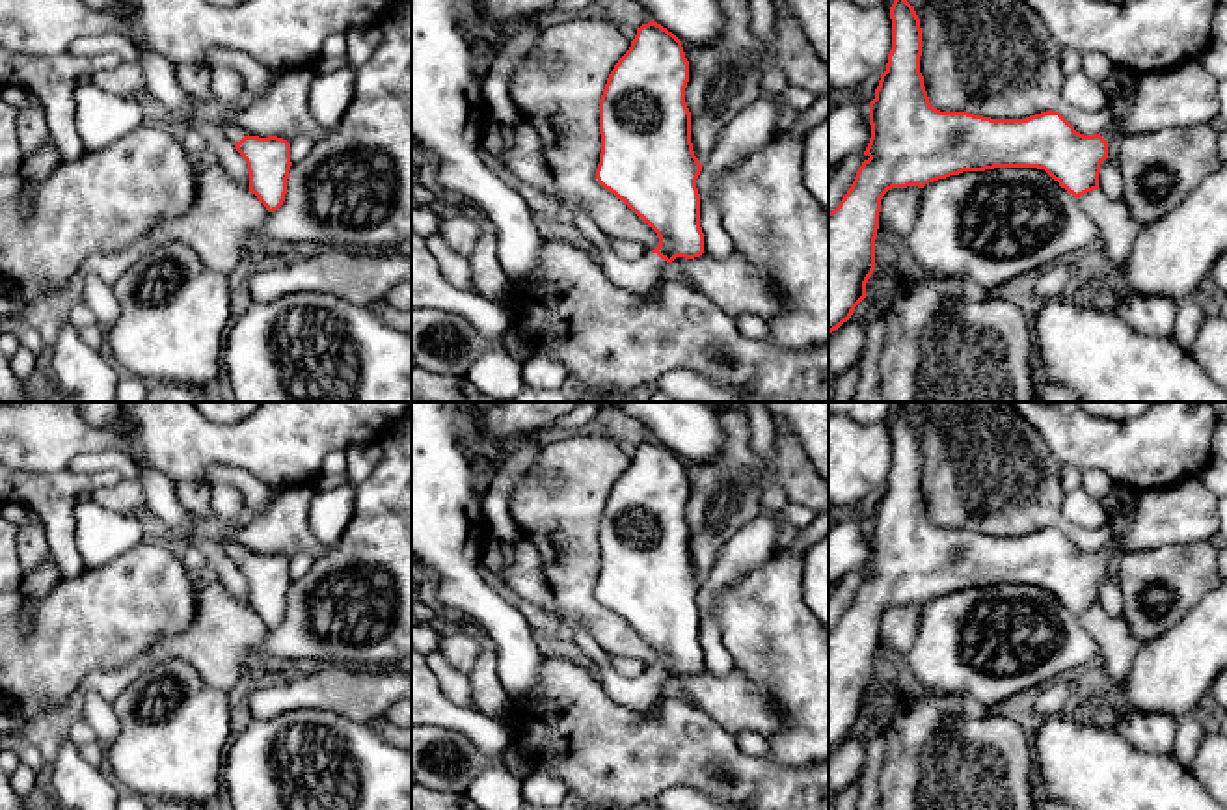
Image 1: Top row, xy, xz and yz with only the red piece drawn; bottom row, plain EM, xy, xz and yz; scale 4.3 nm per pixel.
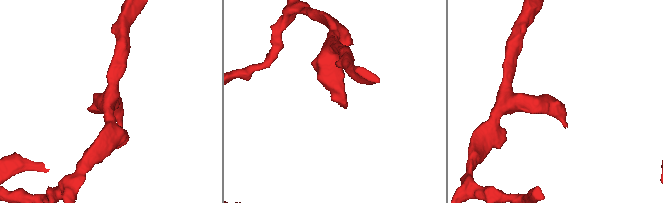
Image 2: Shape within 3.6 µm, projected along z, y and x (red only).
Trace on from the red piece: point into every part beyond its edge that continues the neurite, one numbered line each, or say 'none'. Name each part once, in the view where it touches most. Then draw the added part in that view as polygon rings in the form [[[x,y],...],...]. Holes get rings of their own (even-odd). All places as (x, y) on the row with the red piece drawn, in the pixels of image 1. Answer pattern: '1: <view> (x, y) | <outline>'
1: xz (643, 276) | [[[596,248],[600,266],[607,279],[624,290],[652,298],[661,287],[661,272],[667,264],[657,253],[648,251],[637,261],[624,261],[607,248]]]

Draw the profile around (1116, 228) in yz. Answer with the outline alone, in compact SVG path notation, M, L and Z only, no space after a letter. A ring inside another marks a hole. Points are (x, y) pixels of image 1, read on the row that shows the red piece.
M1100 190L1078 197L1082 210L1097 225L1095 257L1099 266L1119 266L1130 255L1143 223L1136 222L1123 201L1108 197Z

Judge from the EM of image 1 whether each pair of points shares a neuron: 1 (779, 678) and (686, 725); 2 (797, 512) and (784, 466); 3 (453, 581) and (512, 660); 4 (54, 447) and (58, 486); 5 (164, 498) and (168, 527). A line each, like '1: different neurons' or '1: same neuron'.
1: different neurons
2: different neurons
3: same neuron
4: different neurons
5: same neuron

